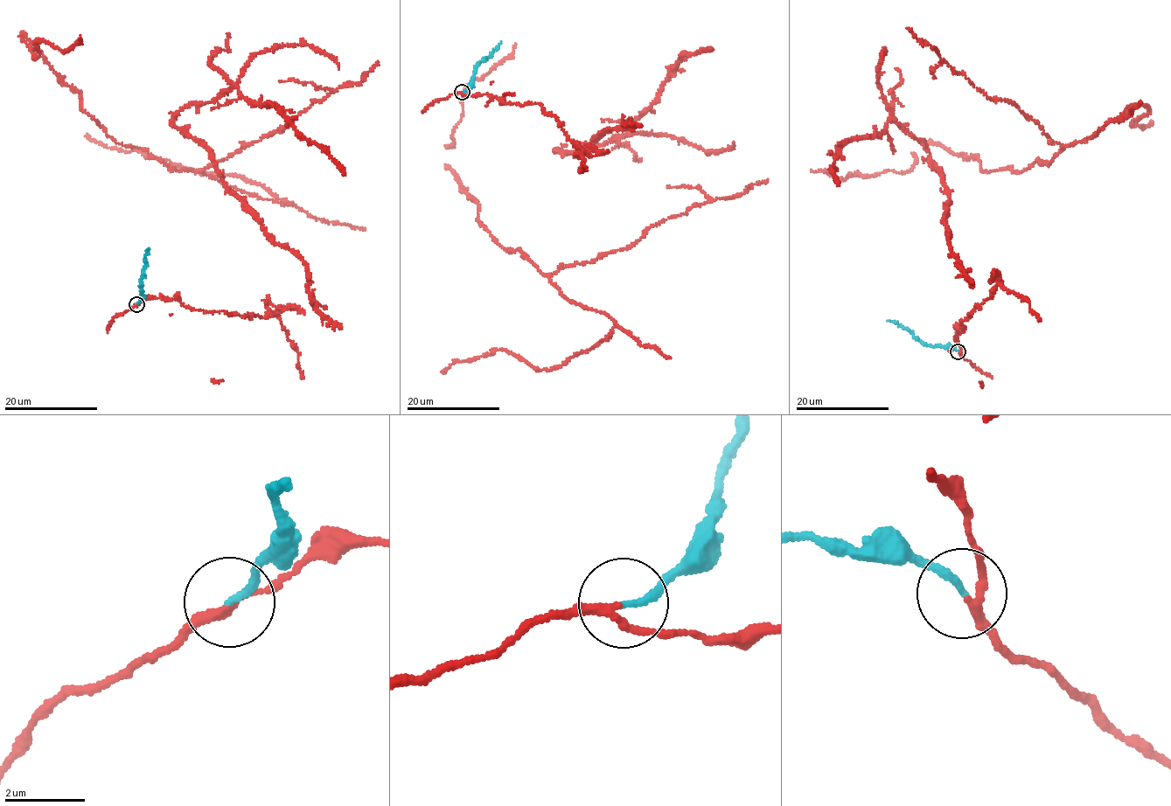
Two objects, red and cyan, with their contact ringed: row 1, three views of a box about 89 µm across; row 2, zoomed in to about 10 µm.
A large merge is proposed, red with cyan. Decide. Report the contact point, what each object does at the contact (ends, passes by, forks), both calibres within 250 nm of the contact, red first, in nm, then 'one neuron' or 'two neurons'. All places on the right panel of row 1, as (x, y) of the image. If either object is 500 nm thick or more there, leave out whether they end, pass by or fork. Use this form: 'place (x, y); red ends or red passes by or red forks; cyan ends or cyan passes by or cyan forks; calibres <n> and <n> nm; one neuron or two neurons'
place (958, 351); red passes by; cyan ends; calibres 190 and 180 nm; two neurons

